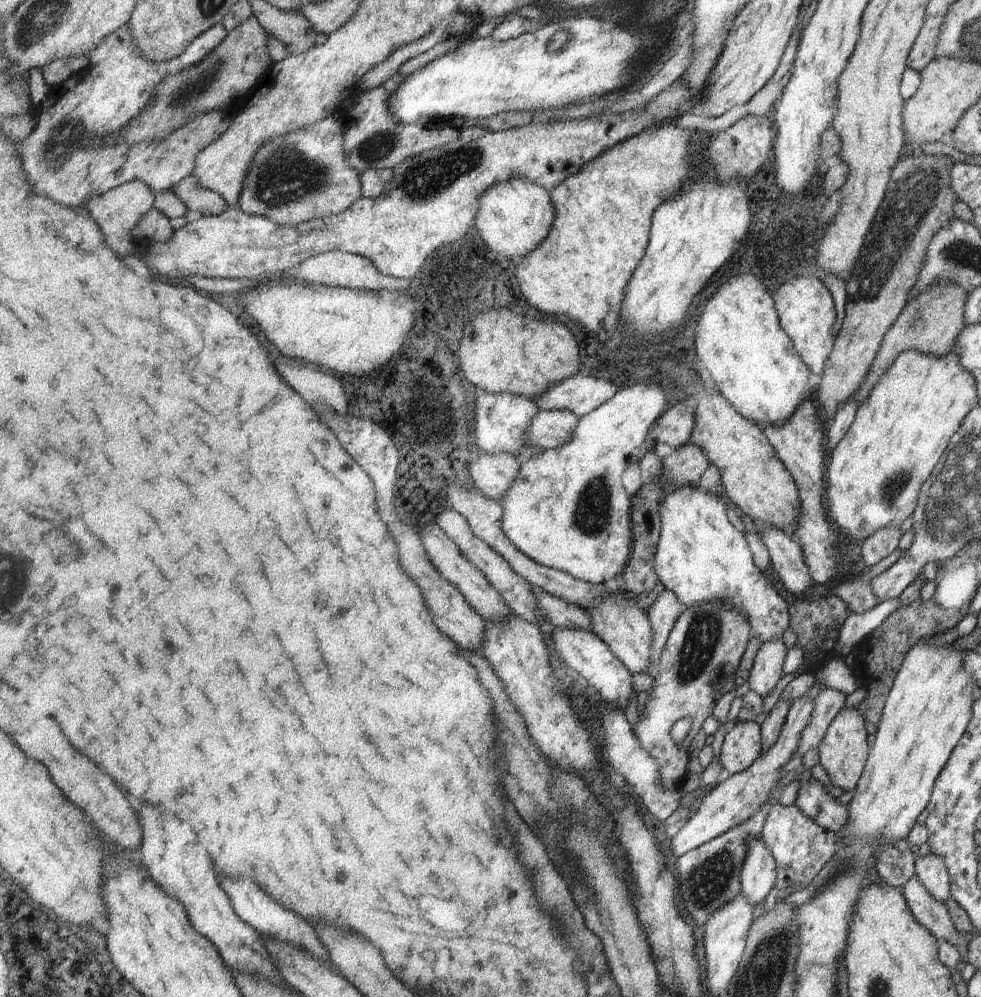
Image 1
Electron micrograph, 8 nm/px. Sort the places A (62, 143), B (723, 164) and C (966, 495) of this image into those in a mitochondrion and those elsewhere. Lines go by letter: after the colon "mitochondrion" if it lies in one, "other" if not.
A: mitochondrion
B: mitochondrion
C: mitochondrion

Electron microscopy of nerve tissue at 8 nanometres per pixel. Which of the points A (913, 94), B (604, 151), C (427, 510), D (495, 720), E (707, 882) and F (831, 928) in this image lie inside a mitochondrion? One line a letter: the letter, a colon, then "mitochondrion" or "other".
A: other
B: other
C: other
D: other
E: mitochondrion
F: other

